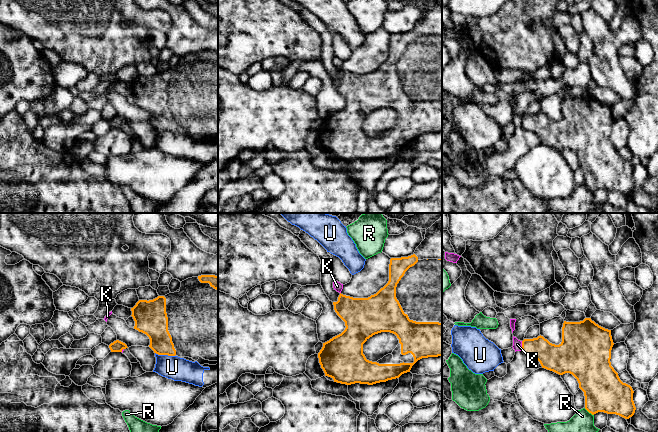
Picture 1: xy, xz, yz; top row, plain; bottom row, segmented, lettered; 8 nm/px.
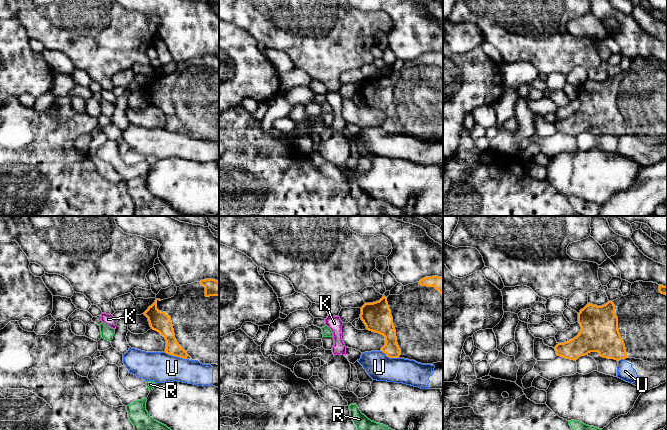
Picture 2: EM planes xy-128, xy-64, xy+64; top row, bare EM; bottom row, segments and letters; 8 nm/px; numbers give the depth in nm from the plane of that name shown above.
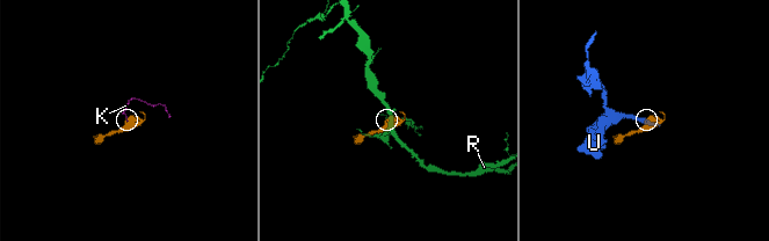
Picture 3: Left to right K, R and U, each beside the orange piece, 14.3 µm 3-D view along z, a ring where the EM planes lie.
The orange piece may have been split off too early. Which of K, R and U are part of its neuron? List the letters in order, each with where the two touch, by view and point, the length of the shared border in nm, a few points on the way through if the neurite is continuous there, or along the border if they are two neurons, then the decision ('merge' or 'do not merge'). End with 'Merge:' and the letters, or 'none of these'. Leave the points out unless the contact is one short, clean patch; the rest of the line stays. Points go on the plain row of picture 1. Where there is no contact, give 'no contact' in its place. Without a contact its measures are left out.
K: meets orange in yz at (522, 121); contact 70 nm long; do not merge
R: meets orange in yz at (589, 188); contact 100 nm long; do not merge
U: meets orange in xy at (165, 130); contact 160 nm long; border along xy (155, 128), (161, 131), (174, 132); do not merge
Merge: none of these

